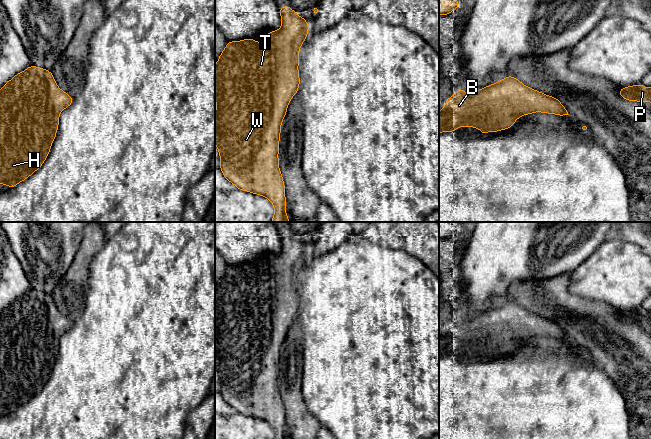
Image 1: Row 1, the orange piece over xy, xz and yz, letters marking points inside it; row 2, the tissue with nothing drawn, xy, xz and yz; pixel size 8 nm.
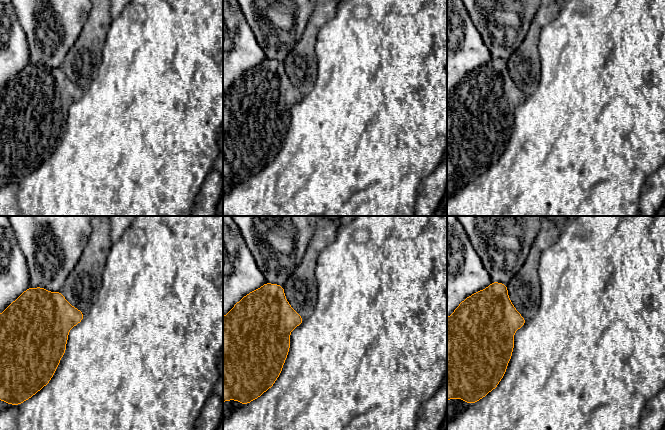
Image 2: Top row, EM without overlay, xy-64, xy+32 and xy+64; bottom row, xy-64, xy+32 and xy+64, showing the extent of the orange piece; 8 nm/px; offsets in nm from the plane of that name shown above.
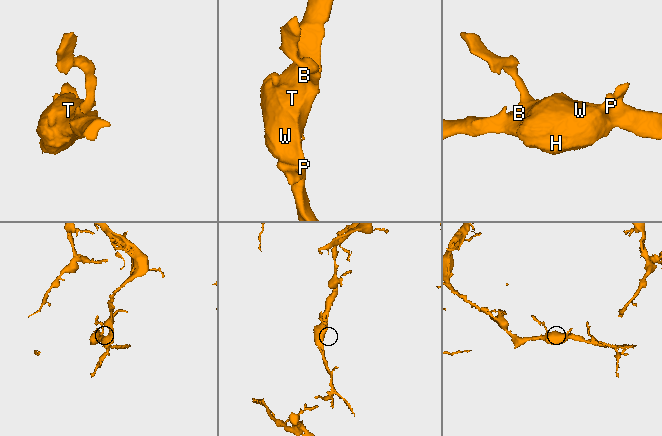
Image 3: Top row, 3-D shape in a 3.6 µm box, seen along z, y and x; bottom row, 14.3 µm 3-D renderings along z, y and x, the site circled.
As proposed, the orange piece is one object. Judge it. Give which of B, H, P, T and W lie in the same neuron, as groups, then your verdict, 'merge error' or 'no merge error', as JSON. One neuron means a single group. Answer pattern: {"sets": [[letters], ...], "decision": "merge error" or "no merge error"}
{"sets": [["B", "H", "P", "T", "W"]], "decision": "no merge error"}

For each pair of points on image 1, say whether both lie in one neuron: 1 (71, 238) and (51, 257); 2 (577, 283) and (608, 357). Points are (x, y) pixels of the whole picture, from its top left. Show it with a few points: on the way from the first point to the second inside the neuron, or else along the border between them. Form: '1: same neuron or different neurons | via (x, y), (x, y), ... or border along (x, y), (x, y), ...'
1: same neuron | via (66, 243), (56, 252)
2: different neurons | border along (570, 276), (569, 291), (571, 293), (605, 302)

